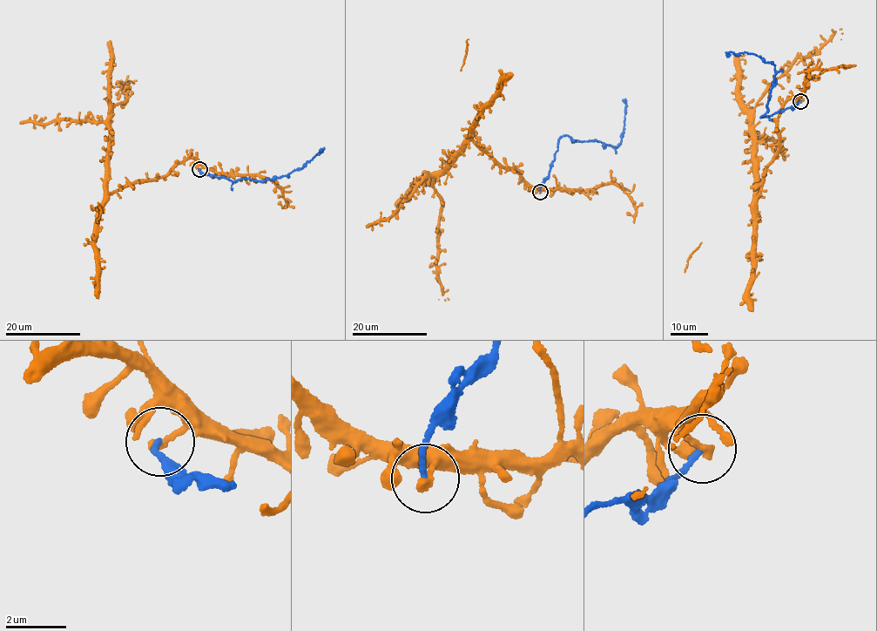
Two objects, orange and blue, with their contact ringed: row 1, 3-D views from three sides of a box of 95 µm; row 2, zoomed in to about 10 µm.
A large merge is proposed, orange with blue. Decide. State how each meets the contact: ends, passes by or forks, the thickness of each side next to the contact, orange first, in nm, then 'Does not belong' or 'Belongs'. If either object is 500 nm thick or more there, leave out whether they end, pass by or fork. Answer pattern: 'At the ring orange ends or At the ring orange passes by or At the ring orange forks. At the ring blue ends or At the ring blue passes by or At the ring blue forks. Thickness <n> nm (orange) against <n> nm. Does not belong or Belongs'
At the ring orange ends. At the ring blue ends. Thickness 260 nm (orange) against 160 nm. Does not belong

